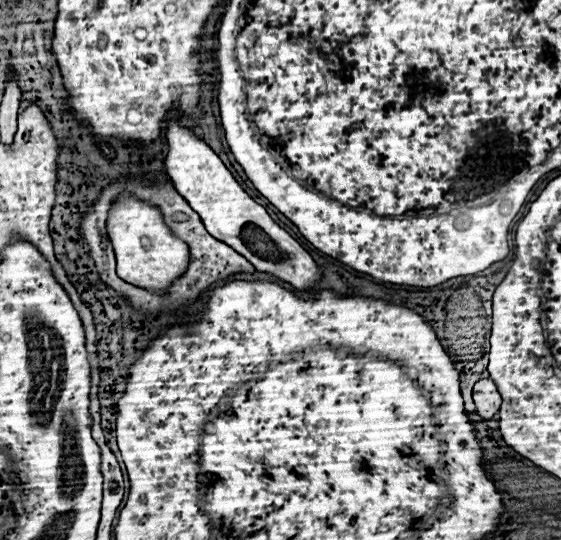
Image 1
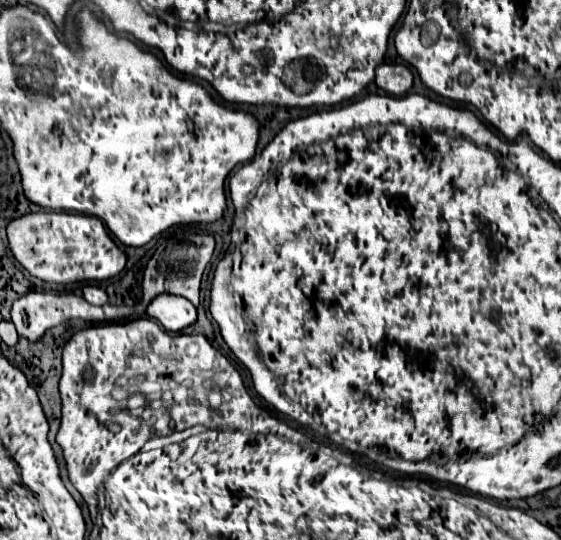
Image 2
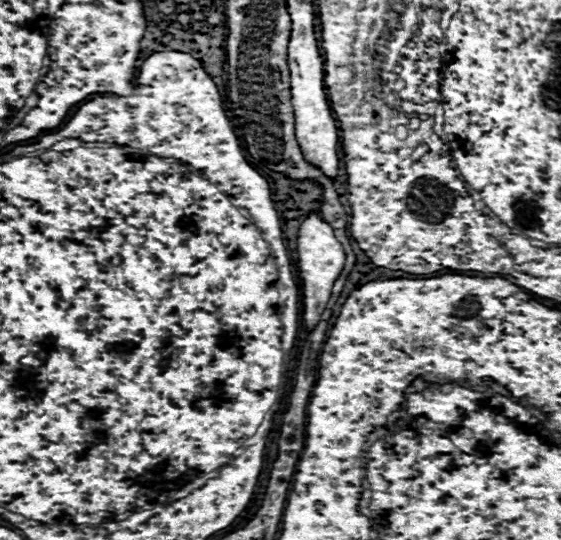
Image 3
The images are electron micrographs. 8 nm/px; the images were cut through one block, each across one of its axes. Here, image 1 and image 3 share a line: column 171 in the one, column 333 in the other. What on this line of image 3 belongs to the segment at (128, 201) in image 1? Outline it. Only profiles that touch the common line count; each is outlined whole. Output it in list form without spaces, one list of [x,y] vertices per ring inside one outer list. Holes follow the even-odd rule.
[[[318,210],[310,212],[298,228],[298,270],[300,270],[300,278],[302,278],[304,322],[306,322],[308,330],[312,330],[316,326],[320,314],[324,312],[324,308],[330,300],[330,294],[332,294],[332,286],[334,286],[336,278],[340,276],[340,272],[344,270],[344,262],[346,262],[346,254],[342,250],[342,244],[334,236],[332,226],[320,216]]]

